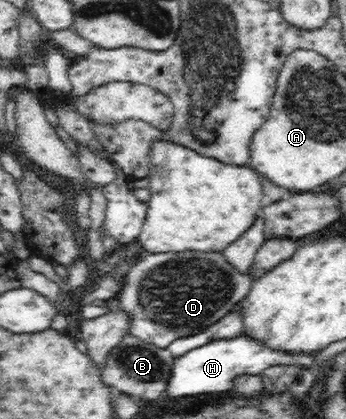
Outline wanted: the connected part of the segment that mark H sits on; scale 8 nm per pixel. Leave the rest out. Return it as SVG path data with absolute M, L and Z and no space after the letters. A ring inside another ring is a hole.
M245 332L237 334L235 338L215 339L211 343L186 352L183 356L176 357L171 376L166 384L165 398L181 400L181 398L193 398L199 394L205 394L205 396L227 394L233 390L233 380L236 380L237 376L262 375L267 368L277 365L277 356L269 356L269 352L261 352L261 348L253 348L253 344L249 344L249 340L241 340L243 333Z

